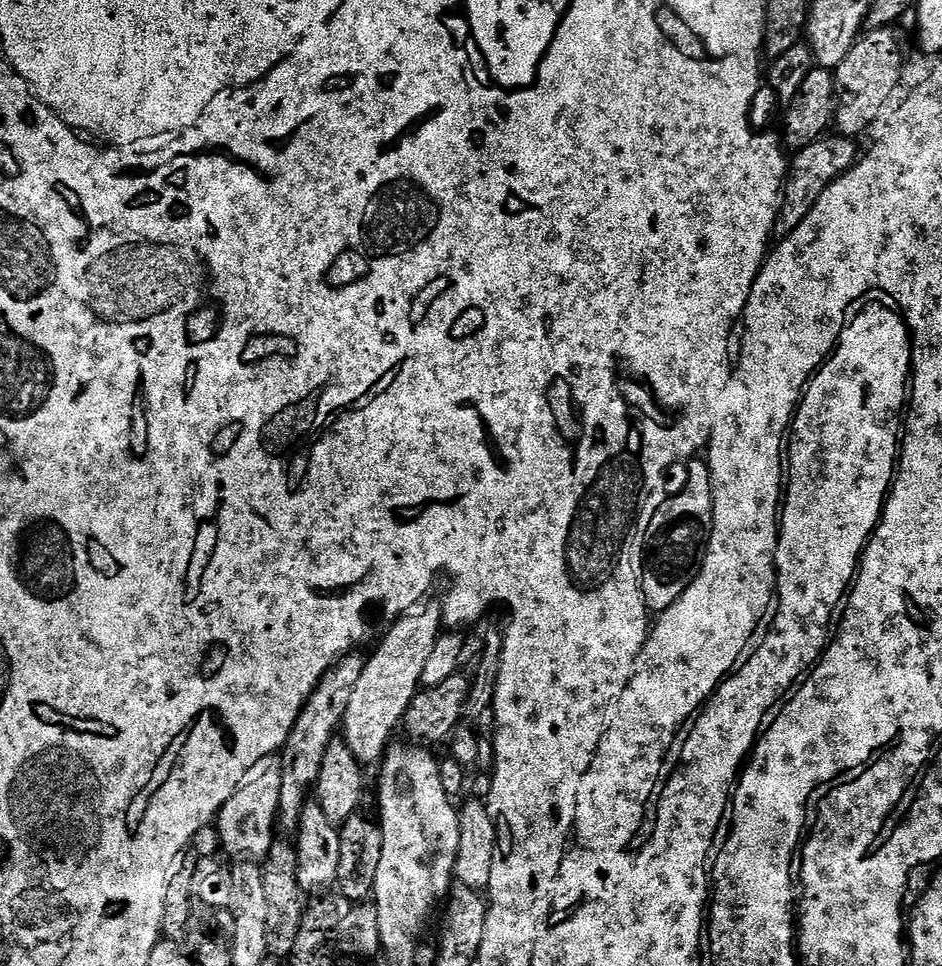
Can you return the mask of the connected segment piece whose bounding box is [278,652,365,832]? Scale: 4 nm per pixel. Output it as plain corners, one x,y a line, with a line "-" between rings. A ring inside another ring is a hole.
358,652
348,653
339,661
331,672
326,673
320,680
316,690
304,704
303,710
292,727
288,740
282,749
282,762
280,769
282,774
281,797
279,798
278,817
281,827
295,831
301,820
303,808
309,801
311,792
316,785
318,774
321,772
322,758
330,742
337,737
343,725
346,709
350,704
354,686
357,685
364,669
365,657

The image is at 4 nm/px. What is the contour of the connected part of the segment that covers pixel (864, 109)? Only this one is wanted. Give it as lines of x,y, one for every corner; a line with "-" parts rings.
895,27
865,31
850,54
842,58
842,62
835,68
838,103
834,124
839,135
860,138
891,102
904,76
904,48
900,45
900,36
896,31

